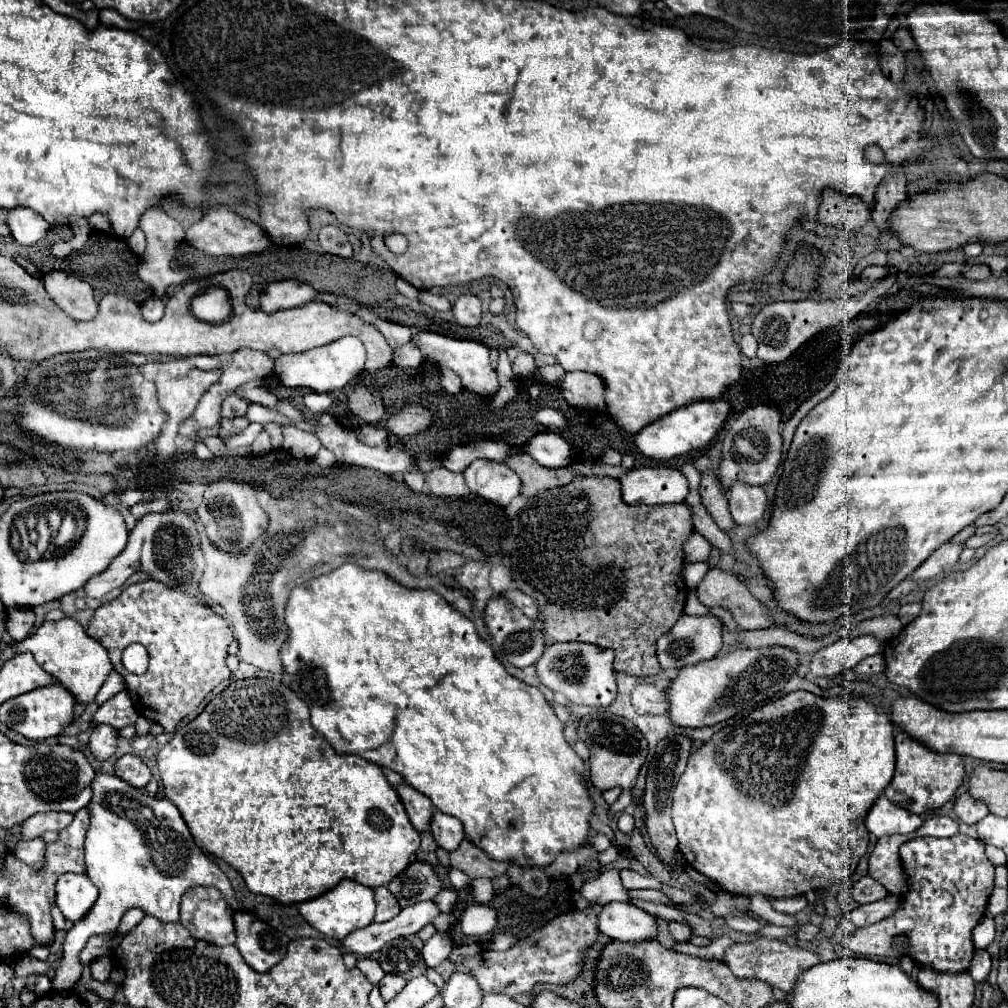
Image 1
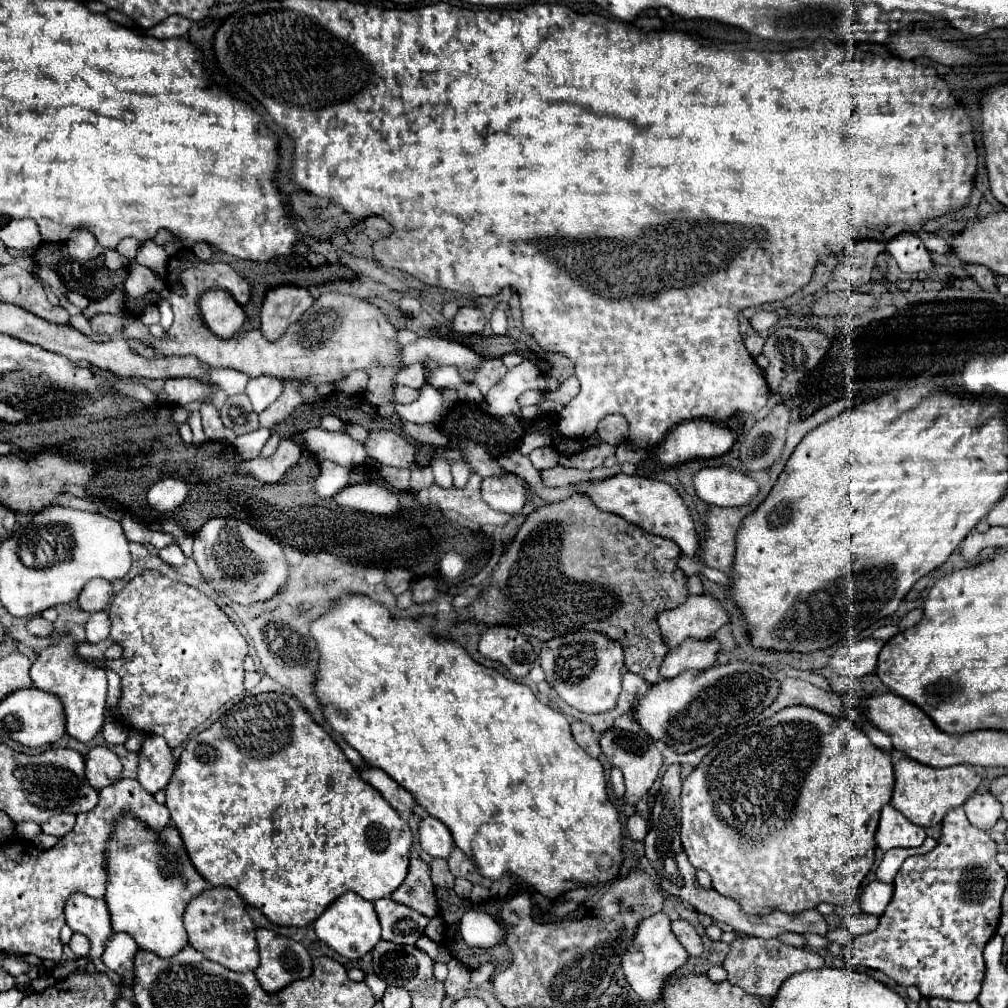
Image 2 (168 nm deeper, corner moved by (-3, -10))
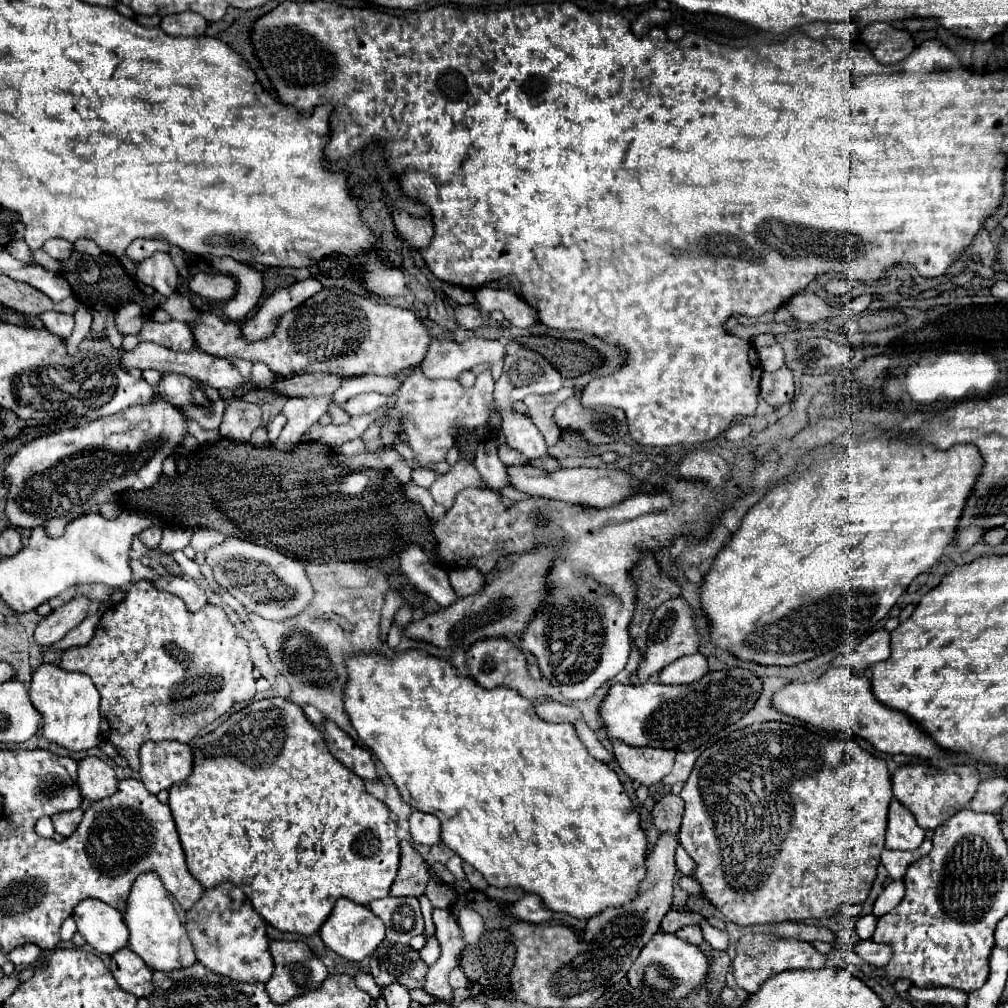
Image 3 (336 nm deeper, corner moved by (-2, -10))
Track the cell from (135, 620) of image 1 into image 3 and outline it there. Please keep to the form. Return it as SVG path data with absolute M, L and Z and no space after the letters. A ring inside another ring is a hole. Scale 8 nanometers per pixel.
M146 580L132 584L126 598L102 614L94 638L88 644L64 650L60 666L92 678L102 696L102 738L114 744L134 772L140 770L138 752L144 742L178 740L188 744L204 726L226 714L236 702L256 696L248 644L236 634L226 612L218 606L204 606L198 612L190 612L182 598L156 590Z

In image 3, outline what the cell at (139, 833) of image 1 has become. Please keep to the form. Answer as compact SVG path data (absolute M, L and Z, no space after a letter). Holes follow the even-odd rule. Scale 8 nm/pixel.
M142 874L134 882L130 896L128 896L128 908L124 912L124 922L130 930L128 948L136 952L150 970L178 970L180 966L192 966L196 962L196 954L192 948L192 942L186 934L186 912L178 902L172 902L172 896L160 882L156 874Z

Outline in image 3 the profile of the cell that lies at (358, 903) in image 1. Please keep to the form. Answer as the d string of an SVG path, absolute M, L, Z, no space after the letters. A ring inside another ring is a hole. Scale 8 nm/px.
M340 898L336 902L332 914L324 922L324 926L320 928L320 936L322 936L322 942L326 944L326 948L340 954L342 958L366 958L384 940L384 924L380 922L380 918L376 918L372 914L370 908L360 906L352 900Z

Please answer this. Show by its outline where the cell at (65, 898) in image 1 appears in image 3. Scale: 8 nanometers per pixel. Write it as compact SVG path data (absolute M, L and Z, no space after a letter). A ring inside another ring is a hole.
M82 900L76 908L74 908L74 922L78 926L78 932L84 936L84 940L98 952L104 954L114 954L116 950L128 946L128 928L124 926L124 918L118 910L114 910L112 906L100 902L100 900Z

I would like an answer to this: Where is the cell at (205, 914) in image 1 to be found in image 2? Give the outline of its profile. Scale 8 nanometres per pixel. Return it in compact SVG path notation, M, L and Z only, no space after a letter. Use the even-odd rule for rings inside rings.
M213 886L195 896L183 914L189 944L203 952L205 958L231 968L235 972L255 970L259 964L259 948L255 942L255 926L245 912L245 900L229 886Z

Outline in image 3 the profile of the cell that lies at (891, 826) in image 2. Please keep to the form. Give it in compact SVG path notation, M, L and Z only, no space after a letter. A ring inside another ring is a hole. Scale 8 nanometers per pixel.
M896 798L890 802L888 810L888 830L886 830L886 848L894 850L916 850L924 840L924 830L916 824L912 812L902 806Z

